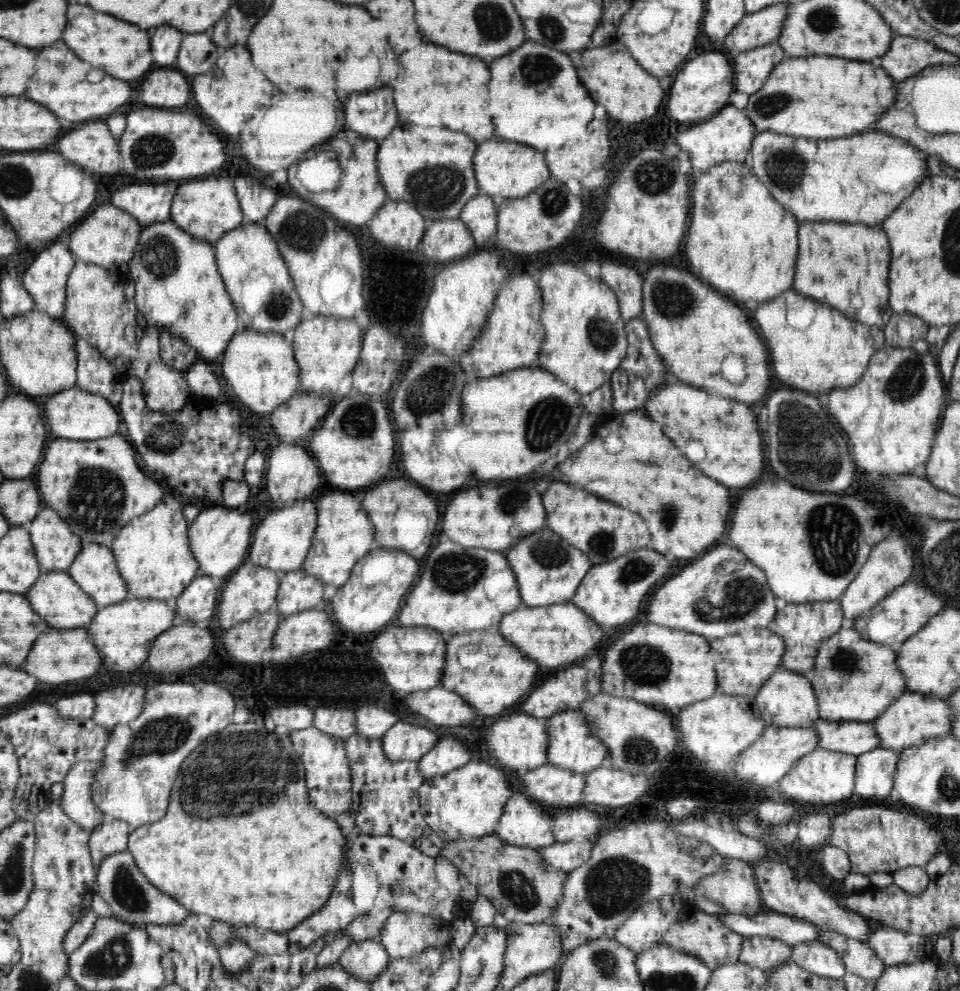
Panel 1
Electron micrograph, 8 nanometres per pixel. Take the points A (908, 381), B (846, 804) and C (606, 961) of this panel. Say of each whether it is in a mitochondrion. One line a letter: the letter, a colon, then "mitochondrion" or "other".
A: mitochondrion
B: other
C: mitochondrion

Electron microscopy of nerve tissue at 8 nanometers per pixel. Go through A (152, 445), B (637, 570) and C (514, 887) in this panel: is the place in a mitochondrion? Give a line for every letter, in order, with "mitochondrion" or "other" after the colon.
A: other
B: mitochondrion
C: mitochondrion

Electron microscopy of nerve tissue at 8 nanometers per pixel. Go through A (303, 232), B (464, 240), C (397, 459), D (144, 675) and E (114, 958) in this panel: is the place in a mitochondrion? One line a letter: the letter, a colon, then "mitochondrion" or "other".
A: mitochondrion
B: other
C: other
D: other
E: mitochondrion

